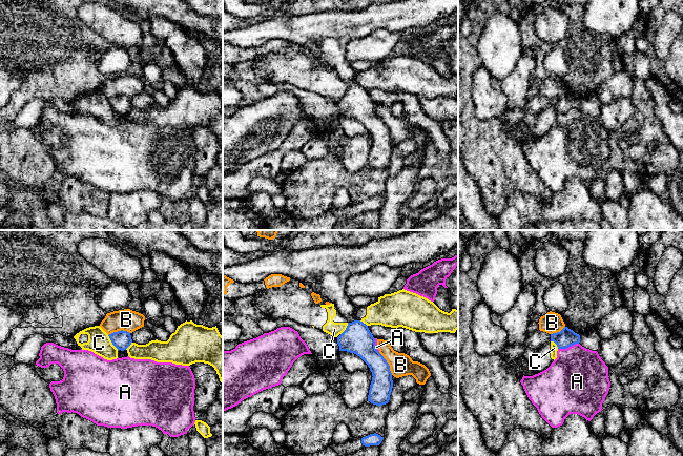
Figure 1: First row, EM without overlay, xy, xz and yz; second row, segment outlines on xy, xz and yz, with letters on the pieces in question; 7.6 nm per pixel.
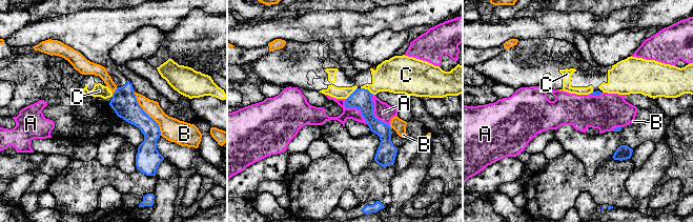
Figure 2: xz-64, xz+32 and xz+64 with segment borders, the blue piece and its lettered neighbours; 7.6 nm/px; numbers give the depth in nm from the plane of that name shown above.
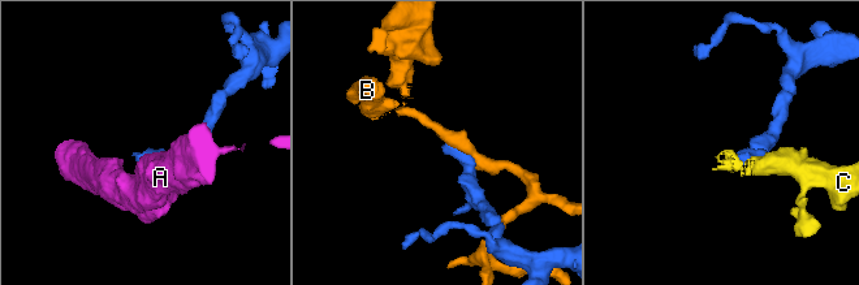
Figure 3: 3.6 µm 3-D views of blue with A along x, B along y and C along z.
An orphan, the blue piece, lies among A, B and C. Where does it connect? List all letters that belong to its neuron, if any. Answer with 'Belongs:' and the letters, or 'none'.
Belongs: none

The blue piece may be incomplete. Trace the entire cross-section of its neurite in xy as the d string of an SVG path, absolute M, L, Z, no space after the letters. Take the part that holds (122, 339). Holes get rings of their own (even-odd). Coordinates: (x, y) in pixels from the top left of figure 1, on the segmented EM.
M118 331L108 335L112 345L121 351L126 350L132 343L131 335L127 331Z

